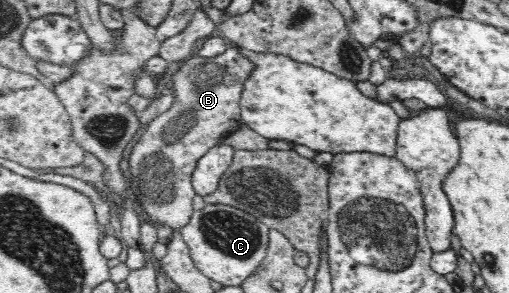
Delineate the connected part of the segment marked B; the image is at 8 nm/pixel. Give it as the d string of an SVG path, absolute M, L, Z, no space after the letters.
M235 45L213 58L189 56L183 61L181 67L173 74L174 102L169 111L163 112L157 118L145 124L145 132L141 132L141 138L131 151L128 159L129 184L132 196L141 205L142 219L146 219L155 226L168 226L174 231L179 231L189 224L193 217L193 199L195 191L191 184L191 174L201 160L201 156L218 145L220 139L229 130L241 127L243 122L240 113L240 97L245 82L249 79L254 65L247 57L241 57L241 53L235 49Z

